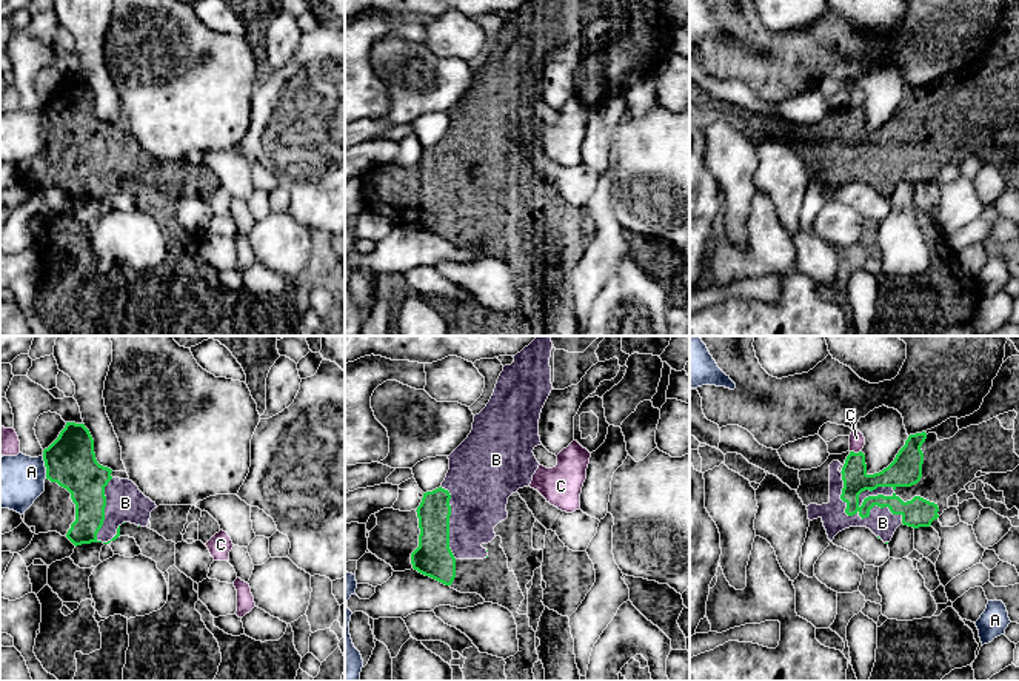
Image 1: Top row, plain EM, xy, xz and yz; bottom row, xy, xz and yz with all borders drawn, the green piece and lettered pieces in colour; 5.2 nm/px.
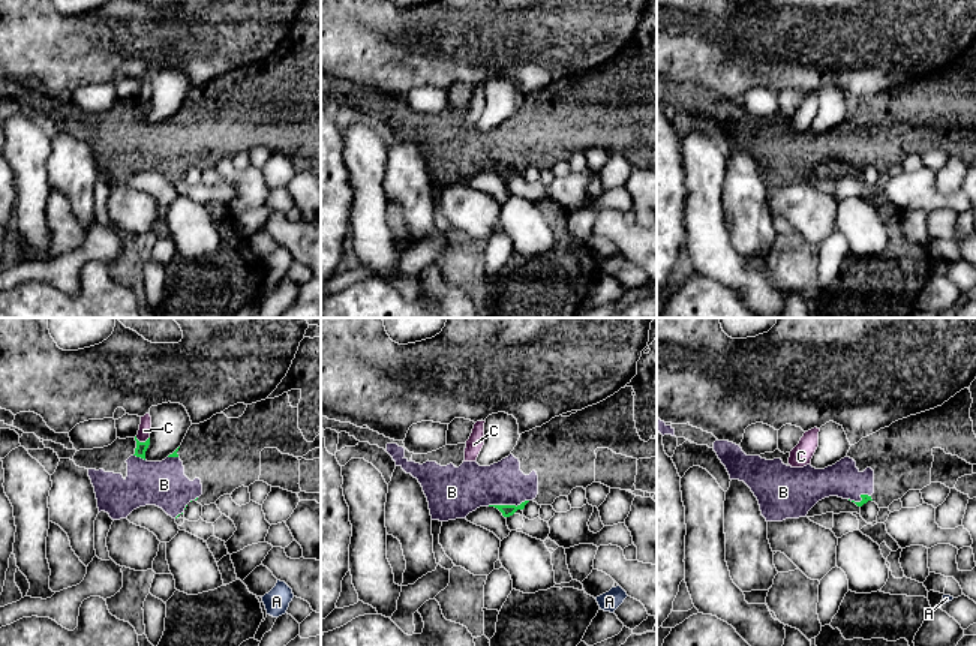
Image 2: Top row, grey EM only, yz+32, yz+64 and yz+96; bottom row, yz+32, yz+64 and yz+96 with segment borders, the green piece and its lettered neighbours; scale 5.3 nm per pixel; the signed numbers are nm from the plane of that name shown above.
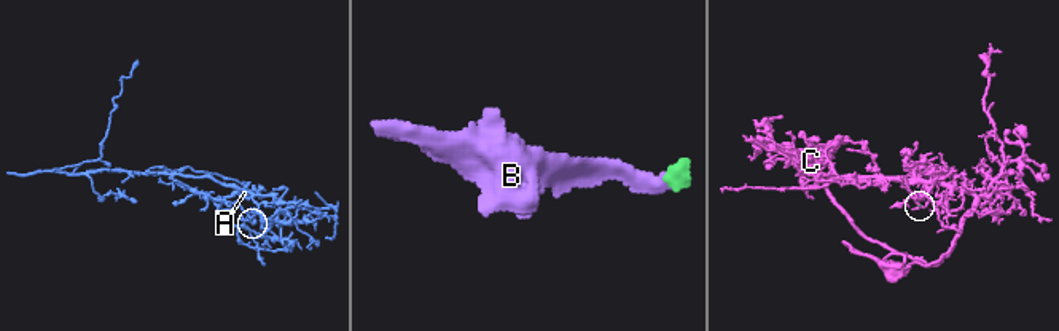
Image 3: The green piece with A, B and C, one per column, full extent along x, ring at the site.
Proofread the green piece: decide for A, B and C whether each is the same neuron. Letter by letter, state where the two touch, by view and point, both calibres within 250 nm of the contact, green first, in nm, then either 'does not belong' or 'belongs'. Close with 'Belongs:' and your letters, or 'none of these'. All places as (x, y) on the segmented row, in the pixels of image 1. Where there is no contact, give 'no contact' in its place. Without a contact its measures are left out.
A: xy (45, 466) | 260/280 nm | does not belong
B: yz (859, 513) | 130/150 nm | belongs
C: yz (856, 453) | 140/80 nm | does not belong
Belongs: B

